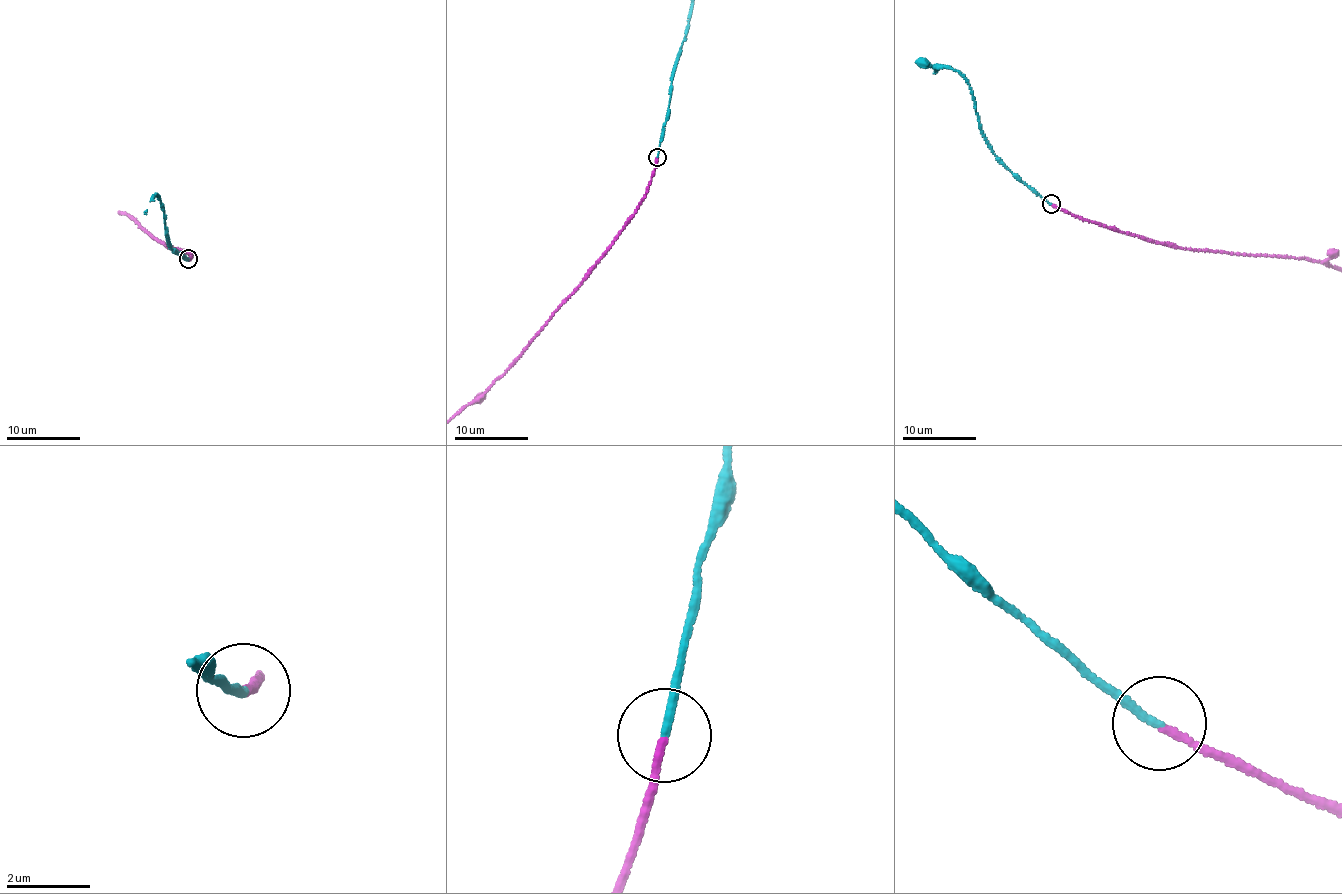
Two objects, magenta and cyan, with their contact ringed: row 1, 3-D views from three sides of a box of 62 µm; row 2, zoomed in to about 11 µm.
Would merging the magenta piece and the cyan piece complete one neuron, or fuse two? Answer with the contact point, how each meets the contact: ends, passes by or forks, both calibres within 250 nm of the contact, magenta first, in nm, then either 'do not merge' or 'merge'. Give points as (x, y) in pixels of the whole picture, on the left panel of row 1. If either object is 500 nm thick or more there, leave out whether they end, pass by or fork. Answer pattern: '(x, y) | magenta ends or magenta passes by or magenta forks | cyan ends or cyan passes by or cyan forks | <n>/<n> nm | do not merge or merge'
(188, 259) | magenta ends | cyan ends | 160/190 nm | merge

